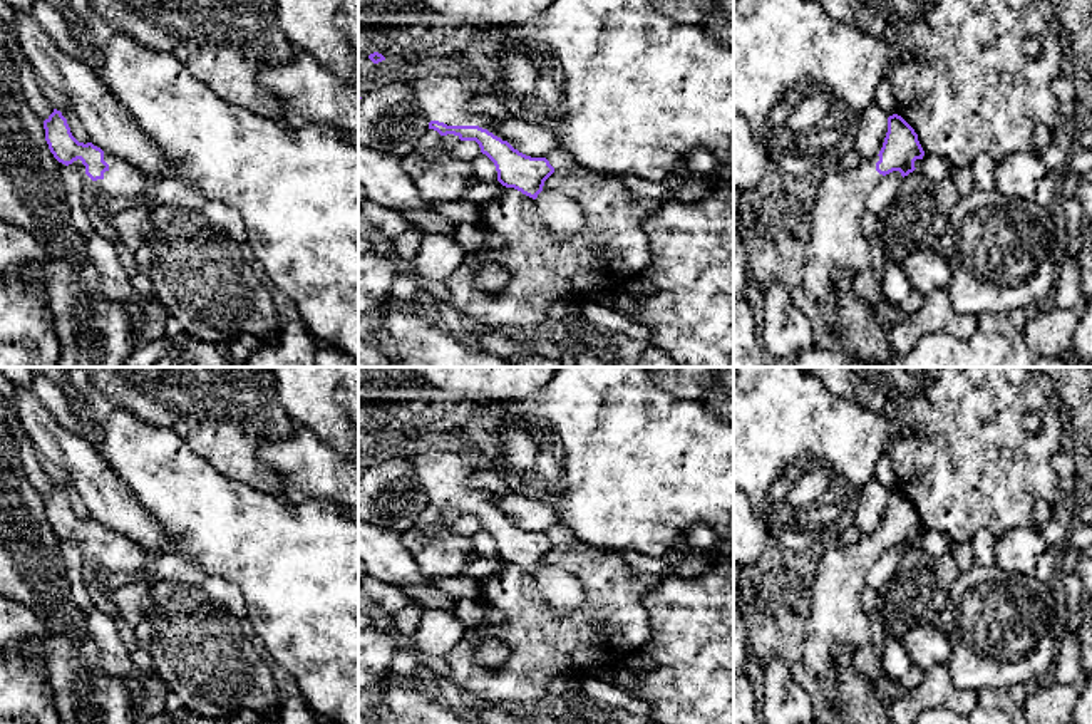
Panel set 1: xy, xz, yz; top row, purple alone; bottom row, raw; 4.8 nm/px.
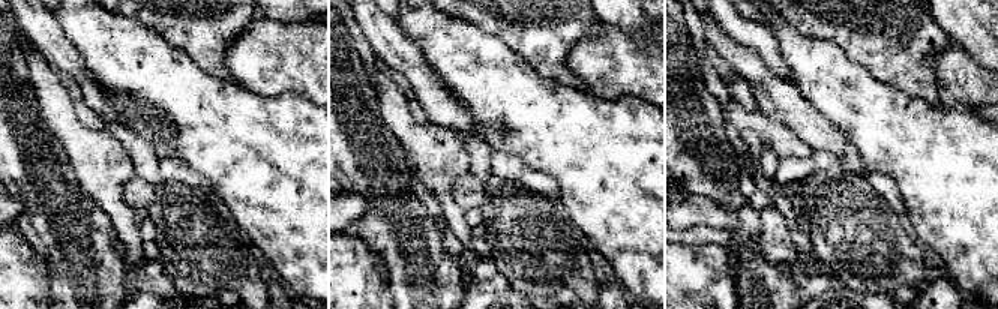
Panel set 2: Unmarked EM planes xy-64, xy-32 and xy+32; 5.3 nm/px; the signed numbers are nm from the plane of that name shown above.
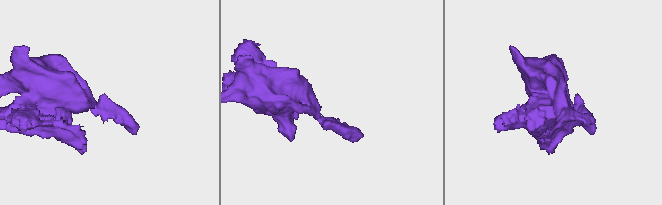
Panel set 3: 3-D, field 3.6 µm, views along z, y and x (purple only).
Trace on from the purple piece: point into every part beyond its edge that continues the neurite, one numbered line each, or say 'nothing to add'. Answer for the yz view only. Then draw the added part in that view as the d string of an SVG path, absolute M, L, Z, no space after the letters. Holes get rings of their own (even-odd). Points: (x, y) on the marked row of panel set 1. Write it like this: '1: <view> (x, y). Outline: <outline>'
1: yz (834, 243). Outline: M879 156L863 158L852 169L837 163L814 178L802 283L826 313L839 307L836 272L858 277L873 265L871 245L861 235L859 220L869 193L884 178L876 171L878 161Z

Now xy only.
1: xy (121, 180). Outline: M104 151L104 161L109 164L109 169L104 173L104 178L97 181L92 181L85 174L85 166L80 159L69 164L69 168L80 176L82 189L87 189L92 198L94 193L99 191L109 203L117 196L134 196L144 191L144 174L129 161L107 151Z

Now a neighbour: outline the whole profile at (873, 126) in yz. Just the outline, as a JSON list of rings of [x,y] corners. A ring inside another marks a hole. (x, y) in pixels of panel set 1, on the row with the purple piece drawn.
[[[876,102],[868,106],[854,137],[854,149],[861,158],[868,159],[879,154],[888,132],[888,117]]]

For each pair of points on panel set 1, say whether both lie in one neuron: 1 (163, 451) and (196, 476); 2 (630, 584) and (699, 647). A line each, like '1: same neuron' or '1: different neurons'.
1: same neuron
2: different neurons

